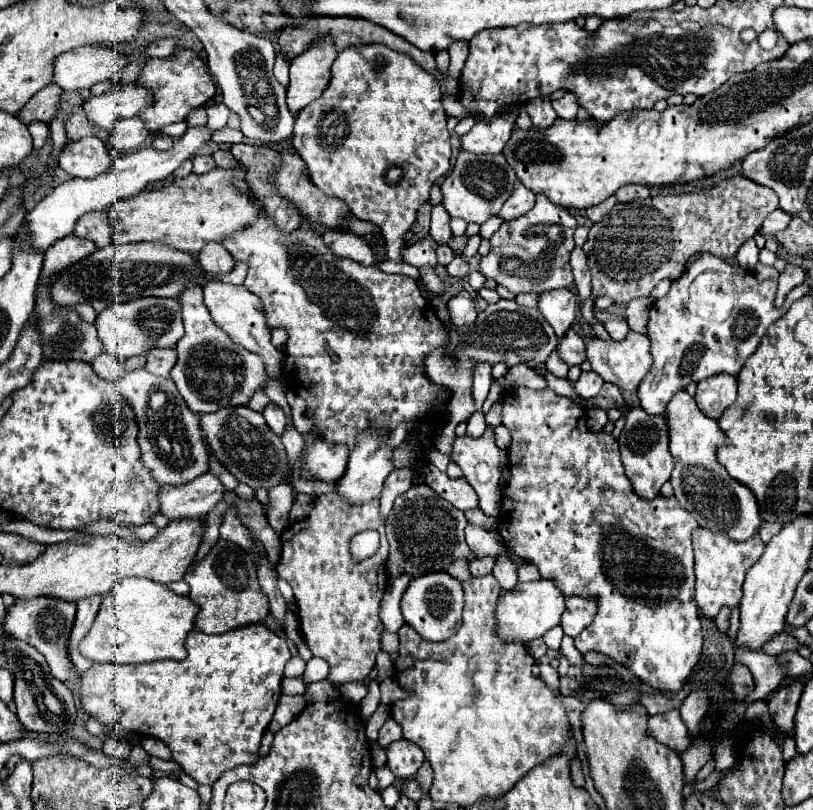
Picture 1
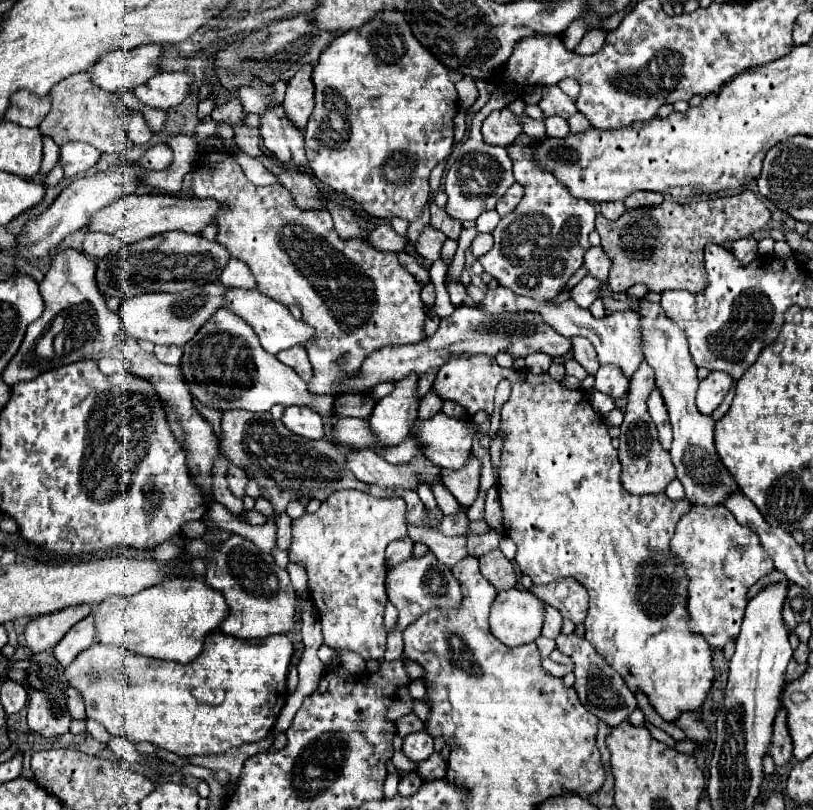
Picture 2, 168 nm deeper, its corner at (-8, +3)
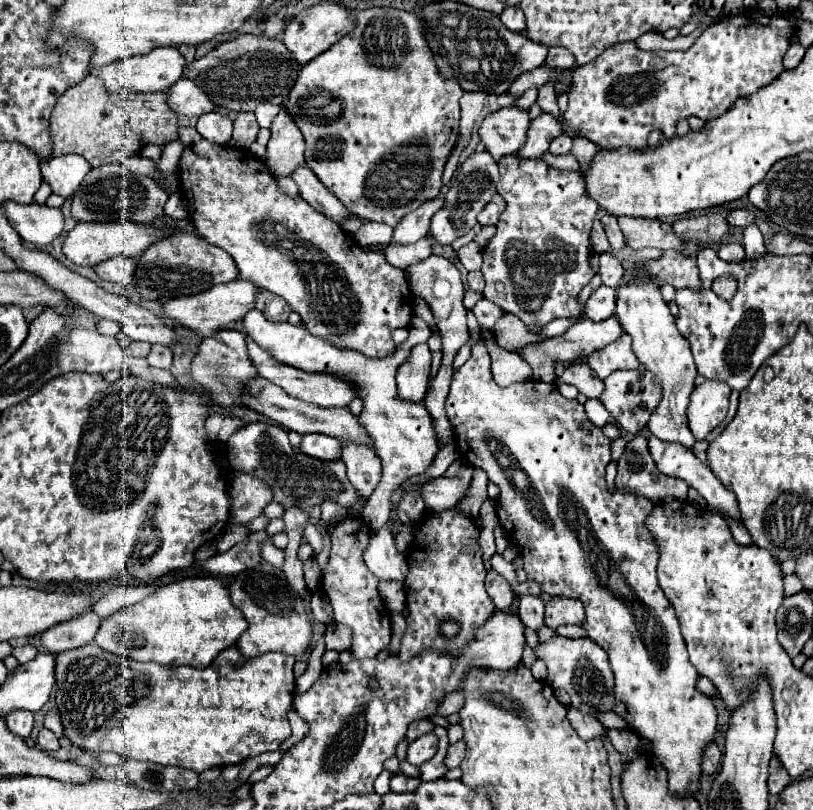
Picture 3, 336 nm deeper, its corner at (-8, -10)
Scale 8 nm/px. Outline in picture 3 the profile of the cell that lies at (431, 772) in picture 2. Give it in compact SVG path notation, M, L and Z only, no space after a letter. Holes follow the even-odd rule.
M460 740L458 744L450 744L450 746L448 746L448 754L446 754L446 758L444 758L444 766L446 766L448 770L458 768L460 762L462 762L462 758L464 758L464 754L466 754L466 750L464 750L464 740Z

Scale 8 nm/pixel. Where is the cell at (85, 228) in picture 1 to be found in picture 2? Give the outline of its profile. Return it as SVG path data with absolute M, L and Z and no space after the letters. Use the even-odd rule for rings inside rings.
M86 233L84 237L84 253L90 257L104 259L108 253L118 251L122 243L114 235L104 235L104 233Z

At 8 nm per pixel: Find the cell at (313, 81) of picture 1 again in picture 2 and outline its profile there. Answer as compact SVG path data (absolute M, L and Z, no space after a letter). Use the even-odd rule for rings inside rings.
M312 65L302 67L300 73L296 73L288 81L286 99L284 99L284 115L300 131L304 131L306 121L308 121L312 107L314 107L310 75L312 75Z

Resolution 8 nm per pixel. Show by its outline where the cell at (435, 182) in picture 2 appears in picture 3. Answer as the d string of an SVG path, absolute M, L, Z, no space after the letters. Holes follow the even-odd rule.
M424 236L420 242L416 244L410 244L410 246L396 246L396 244L390 244L386 246L386 256L388 256L388 262L396 268L406 268L406 266L412 266L420 260L426 260L430 254L432 254L432 236Z

